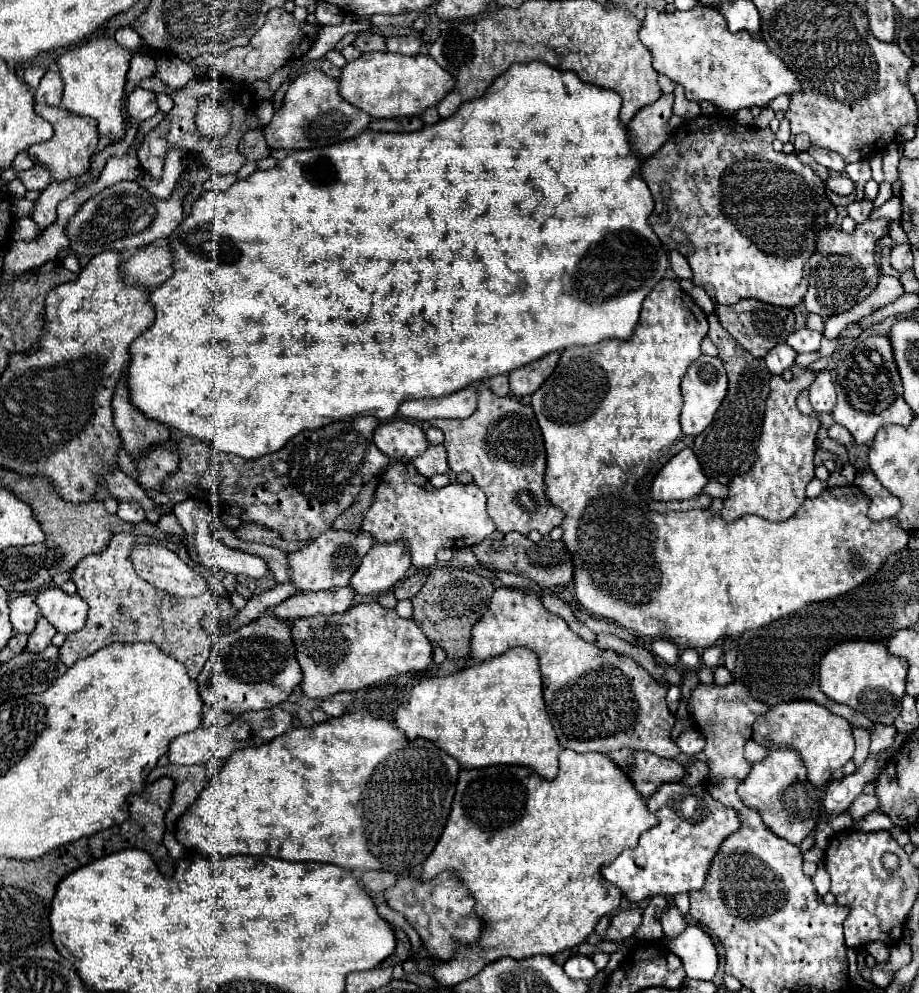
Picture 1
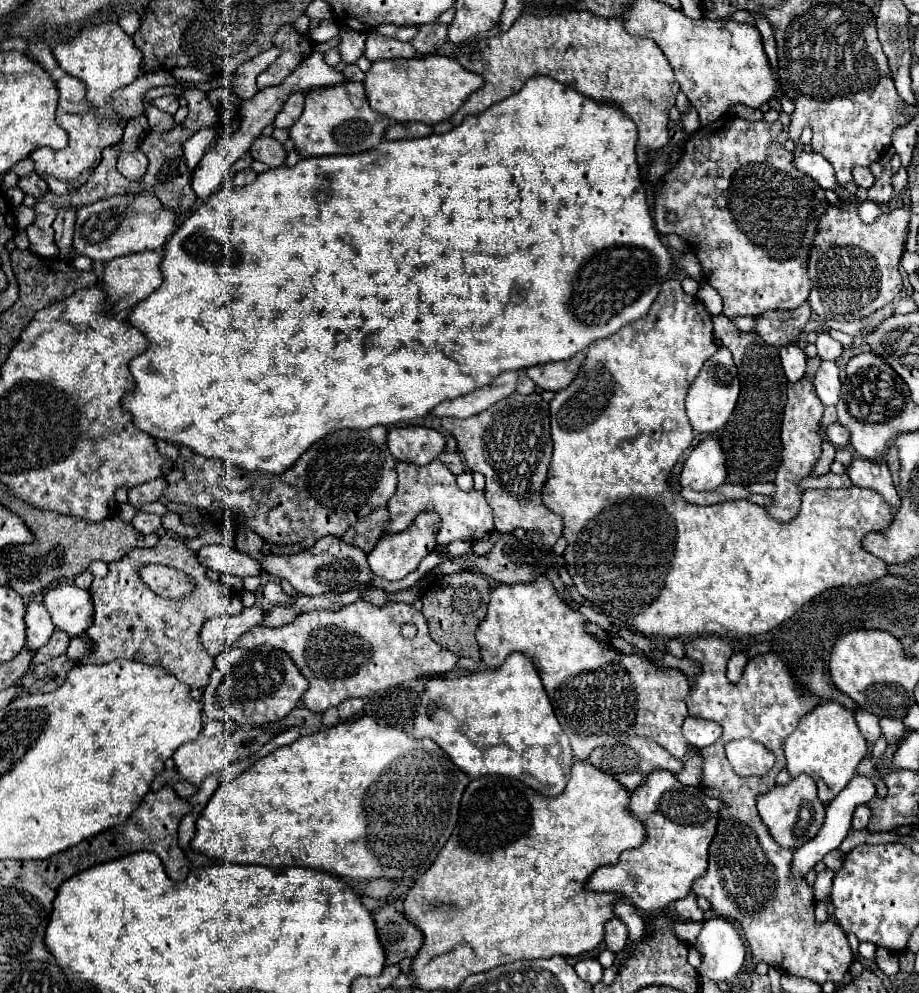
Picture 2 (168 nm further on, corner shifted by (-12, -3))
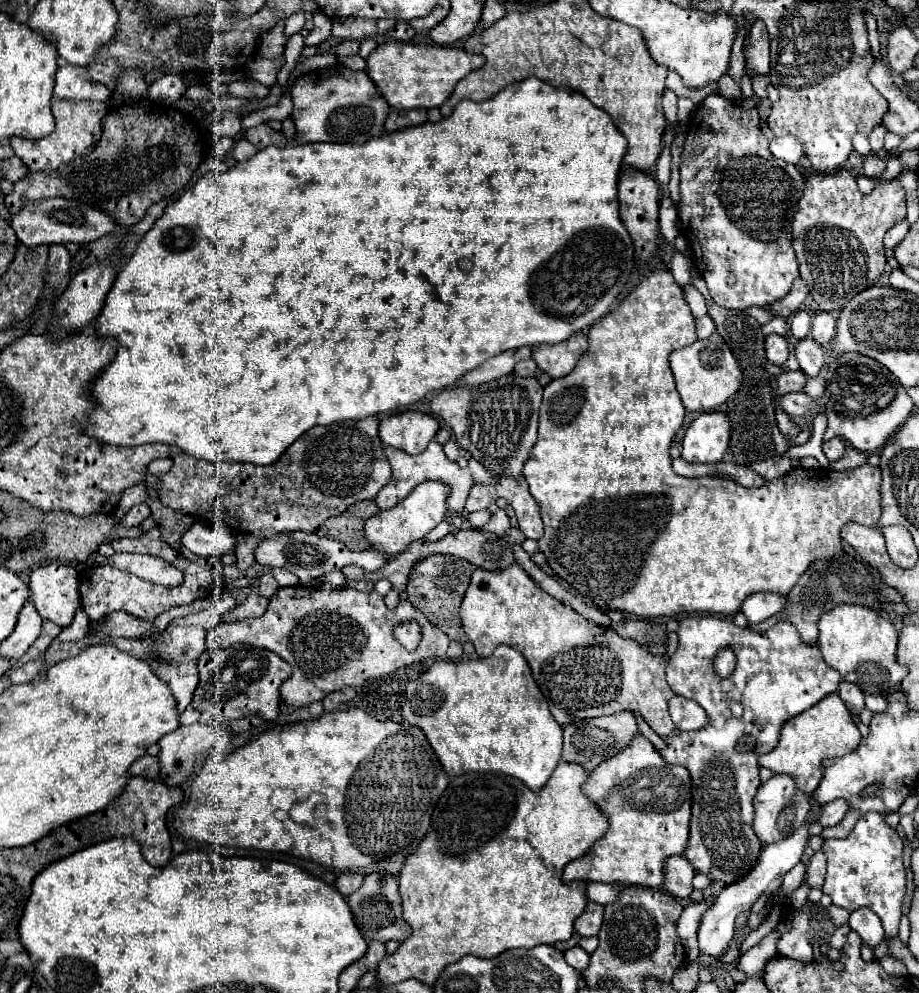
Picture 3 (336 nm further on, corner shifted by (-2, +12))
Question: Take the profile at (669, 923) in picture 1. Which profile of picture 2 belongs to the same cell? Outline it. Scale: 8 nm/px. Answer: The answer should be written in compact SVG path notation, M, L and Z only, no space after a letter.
M688 892L688 896L686 896L686 898L682 898L682 900L674 902L674 908L676 908L676 912L678 912L680 920L698 922L698 920L702 920L702 918L704 918L704 916L702 916L702 910L700 910L700 908L698 908L698 904L696 904L696 894L694 894L694 892Z

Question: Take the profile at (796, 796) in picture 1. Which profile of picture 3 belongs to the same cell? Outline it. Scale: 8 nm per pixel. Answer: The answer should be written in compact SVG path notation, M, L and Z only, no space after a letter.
M778 773L758 787L758 793L754 797L754 809L754 831L760 837L760 841L768 845L772 841L780 841L782 837L792 835L798 829L798 825L802 825L802 821L810 813L810 797L802 789L798 789L794 777Z

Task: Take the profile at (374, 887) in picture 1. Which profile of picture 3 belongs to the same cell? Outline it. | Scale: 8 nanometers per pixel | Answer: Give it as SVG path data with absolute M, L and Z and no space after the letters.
M342 873L338 879L336 879L336 889L342 891L344 897L348 897L350 893L354 893L364 881L364 875L362 873Z

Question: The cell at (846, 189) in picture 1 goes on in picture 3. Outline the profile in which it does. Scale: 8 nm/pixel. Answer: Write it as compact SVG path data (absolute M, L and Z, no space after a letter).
M786 135L786 137L778 137L770 141L770 151L774 157L784 159L788 163L798 165L802 161L802 157L806 157L806 149L804 145L800 145L800 141L796 141L796 137Z

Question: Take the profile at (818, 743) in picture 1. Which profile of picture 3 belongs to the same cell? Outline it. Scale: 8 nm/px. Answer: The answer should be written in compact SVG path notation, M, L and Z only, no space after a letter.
M838 693L826 695L814 707L802 711L800 715L788 719L780 731L780 741L774 751L760 757L760 765L768 767L774 773L786 773L796 777L796 783L804 793L812 795L812 791L822 781L822 763L826 759L844 757L860 743L860 731L852 721L850 711L842 703Z

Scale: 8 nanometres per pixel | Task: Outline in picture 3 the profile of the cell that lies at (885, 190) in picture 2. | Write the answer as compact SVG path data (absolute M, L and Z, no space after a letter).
M878 125L878 127L870 133L870 147L872 147L872 153L874 153L874 155L884 147L884 135L886 135L884 125Z

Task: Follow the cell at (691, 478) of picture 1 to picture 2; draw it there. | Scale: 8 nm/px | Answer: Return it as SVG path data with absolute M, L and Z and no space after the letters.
M708 436L696 444L684 462L680 484L698 492L716 490L726 480L726 454L718 444L718 438Z

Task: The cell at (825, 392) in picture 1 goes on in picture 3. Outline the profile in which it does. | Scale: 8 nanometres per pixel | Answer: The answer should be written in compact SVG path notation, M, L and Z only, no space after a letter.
M802 339L796 345L794 351L796 351L796 357L798 357L800 369L808 377L818 377L822 367L824 367L824 351L822 351L822 347L814 339Z

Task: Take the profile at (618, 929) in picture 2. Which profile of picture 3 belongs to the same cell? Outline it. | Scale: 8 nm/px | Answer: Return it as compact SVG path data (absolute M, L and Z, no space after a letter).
M590 901L588 907L586 907L586 913L582 913L576 919L574 929L582 937L594 937L594 935L598 935L600 927L602 927L602 921L604 921L604 905L598 905L598 903Z

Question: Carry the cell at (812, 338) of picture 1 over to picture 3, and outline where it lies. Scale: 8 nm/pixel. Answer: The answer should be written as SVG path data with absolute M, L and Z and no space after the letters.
M818 313L812 321L812 339L822 346L828 346L836 335L836 319L830 313Z

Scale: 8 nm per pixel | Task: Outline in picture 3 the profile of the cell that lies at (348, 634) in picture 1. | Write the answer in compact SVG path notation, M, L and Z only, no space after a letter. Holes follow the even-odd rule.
M302 585L294 587L280 587L268 605L268 611L258 619L242 619L232 623L220 623L212 631L208 631L208 649L224 649L234 643L250 643L256 647L264 647L280 655L284 661L288 661L294 669L292 677L286 679L280 687L280 695L288 705L304 707L312 701L324 699L328 693L338 691L342 687L356 687L362 685L368 679L388 675L400 667L418 663L428 657L442 657L442 659L460 659L462 657L462 645L452 641L448 635L444 635L440 629L436 629L418 609L414 609L408 601L400 601L396 609L388 609L384 603L384 597L376 591L372 593L360 593L356 589L334 589L334 591L322 591L322 589L308 589ZM404 621L418 621L422 627L422 641L414 653L406 651L400 641L394 637L394 625L400 625Z

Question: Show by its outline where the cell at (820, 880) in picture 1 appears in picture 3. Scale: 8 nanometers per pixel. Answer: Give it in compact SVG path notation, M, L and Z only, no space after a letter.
M808 907L794 913L792 929L788 933L784 933L782 939L778 939L778 951L784 957L812 963L814 955L812 955L812 943L808 937L810 923L812 923L812 911Z

